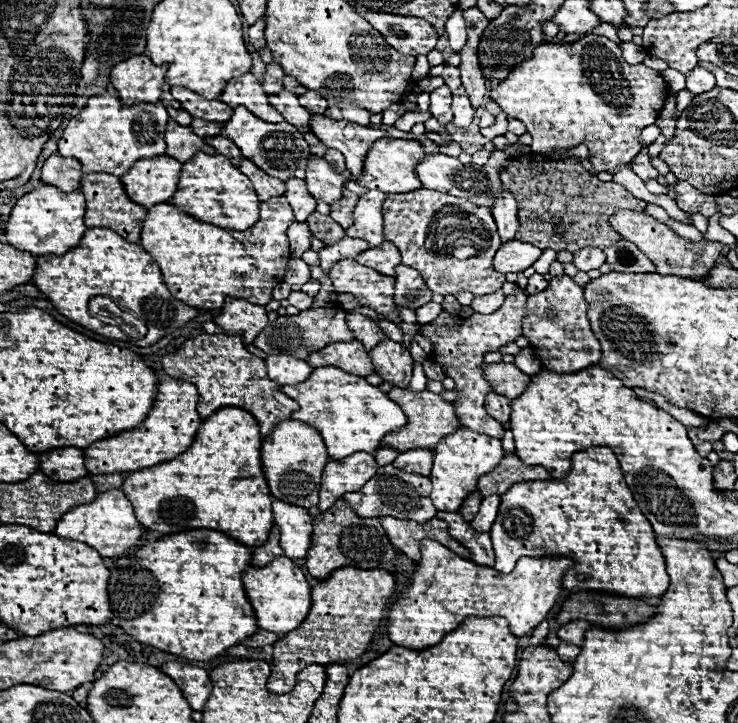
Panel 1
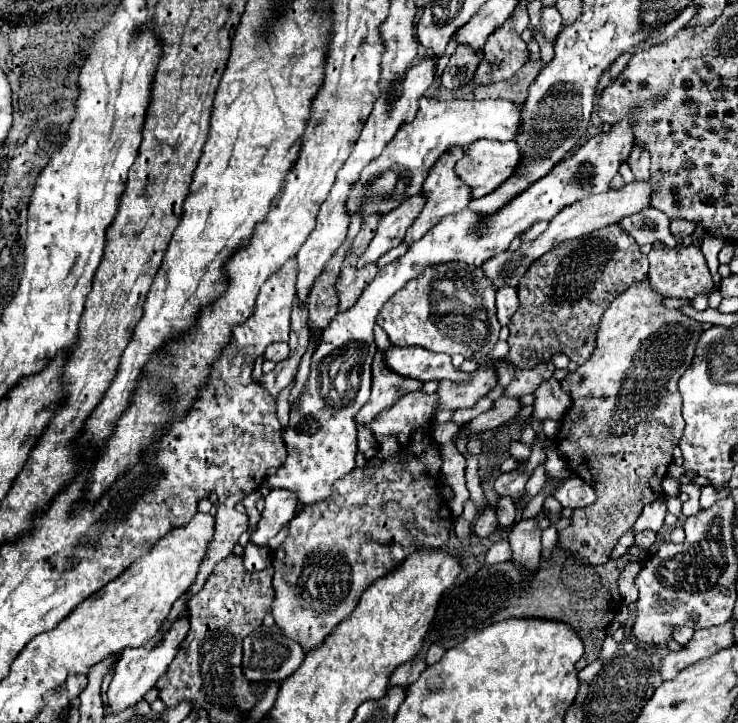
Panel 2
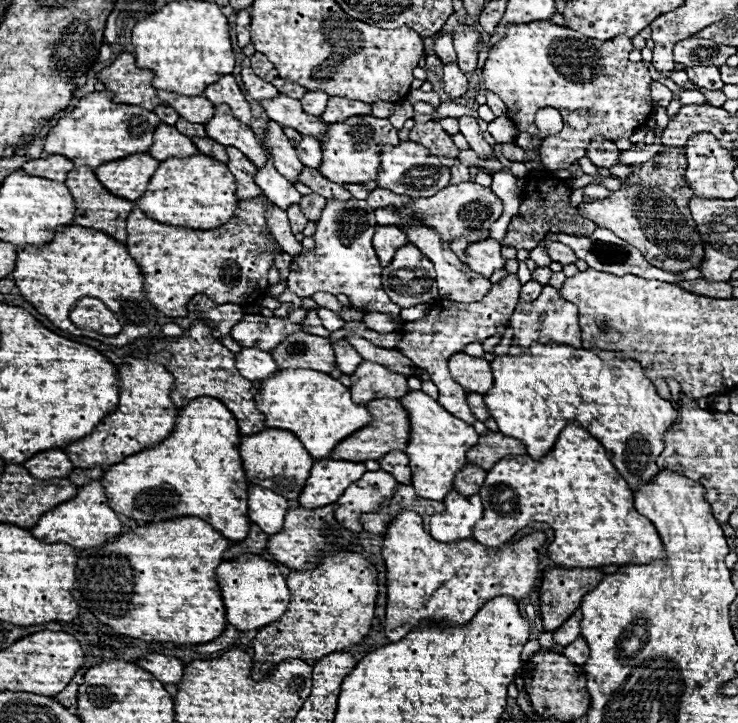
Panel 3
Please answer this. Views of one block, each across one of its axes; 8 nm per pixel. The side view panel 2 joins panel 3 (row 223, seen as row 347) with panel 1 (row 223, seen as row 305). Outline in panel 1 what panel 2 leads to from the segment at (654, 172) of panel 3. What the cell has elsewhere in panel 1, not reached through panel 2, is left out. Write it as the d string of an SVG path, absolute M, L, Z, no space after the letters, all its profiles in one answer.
M620 210L620 212L616 212L616 216L610 218L610 224L624 240L634 242L644 254L648 254L648 258L656 266L656 272L664 274L664 276L680 276L680 278L700 280L700 278L706 278L710 274L716 260L720 258L720 250L722 250L720 242L710 242L710 240L690 242L686 238L680 238L666 224L654 220L652 216L648 216L644 212Z

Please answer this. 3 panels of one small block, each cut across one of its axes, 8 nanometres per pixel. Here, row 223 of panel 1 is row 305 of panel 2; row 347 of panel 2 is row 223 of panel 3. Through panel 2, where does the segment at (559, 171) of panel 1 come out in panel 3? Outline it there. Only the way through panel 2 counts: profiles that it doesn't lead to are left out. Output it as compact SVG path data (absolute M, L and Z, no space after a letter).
M550 170L528 172L524 198L520 204L520 214L516 214L510 220L510 226L508 226L508 232L506 232L506 238L502 240L502 244L514 246L516 250L532 250L544 240L544 236L548 234L548 230L552 226L558 226L560 232L564 232L564 234L580 234L580 236L592 234L592 230L596 230L596 224L582 218L580 208L570 206L570 194L572 194L572 190L570 190L568 182L554 176Z

